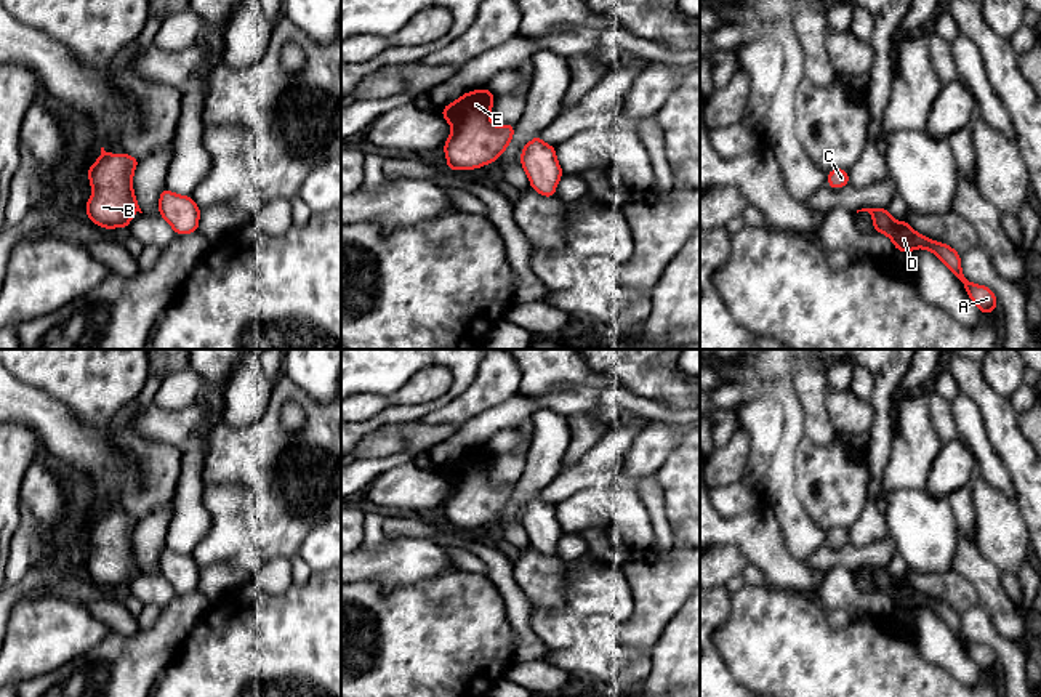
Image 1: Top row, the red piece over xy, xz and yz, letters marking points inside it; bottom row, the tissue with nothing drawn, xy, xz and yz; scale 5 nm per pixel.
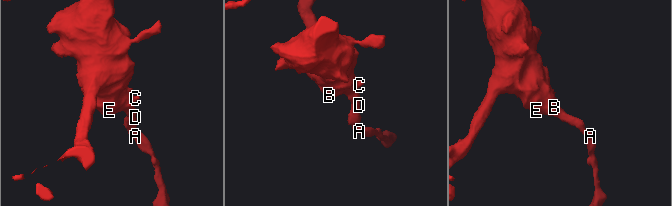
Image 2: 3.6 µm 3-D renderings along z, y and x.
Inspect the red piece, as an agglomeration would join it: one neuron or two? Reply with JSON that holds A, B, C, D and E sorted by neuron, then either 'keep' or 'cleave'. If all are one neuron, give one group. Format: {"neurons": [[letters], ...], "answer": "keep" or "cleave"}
{"neurons": [["A", "B", "C", "D", "E"]], "answer": "keep"}

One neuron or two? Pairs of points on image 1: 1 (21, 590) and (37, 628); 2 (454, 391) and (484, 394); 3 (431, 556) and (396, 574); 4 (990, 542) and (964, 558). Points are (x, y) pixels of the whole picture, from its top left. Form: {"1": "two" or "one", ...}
{"1": "two", "2": "two", "3": "one", "4": "two"}

